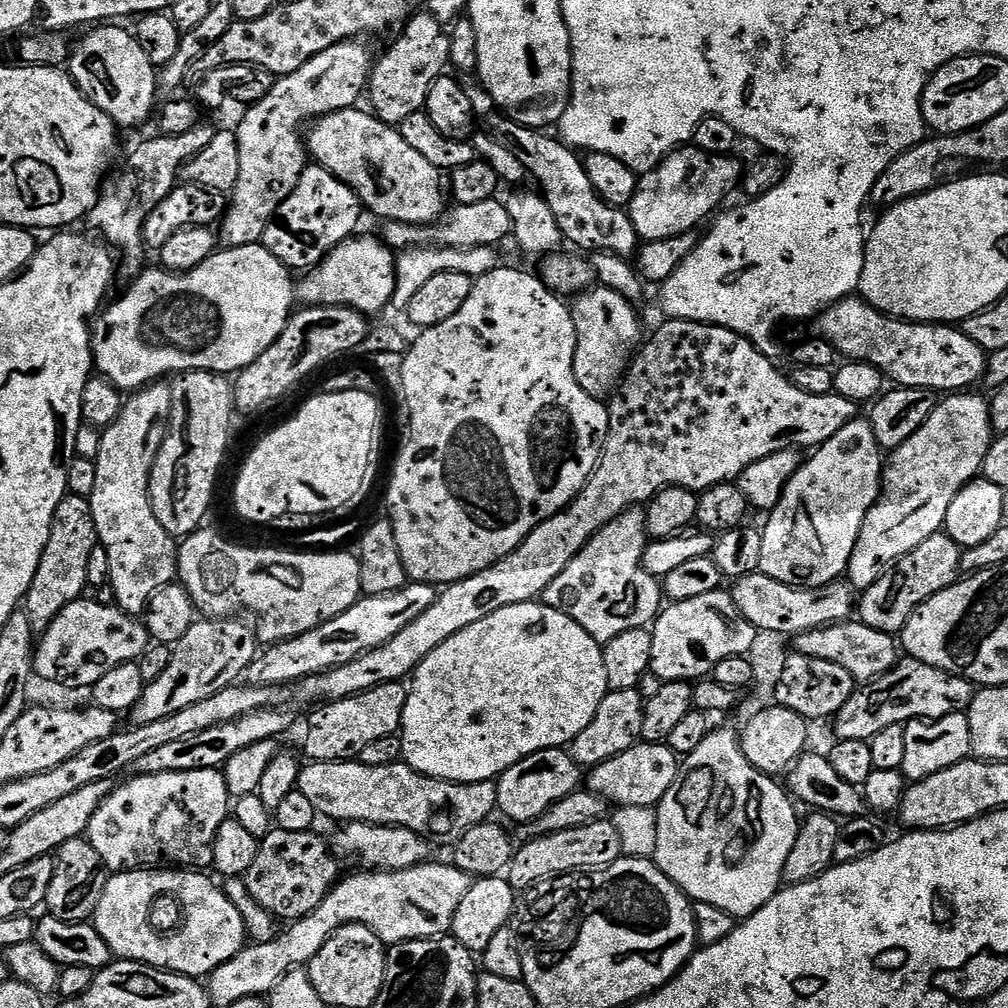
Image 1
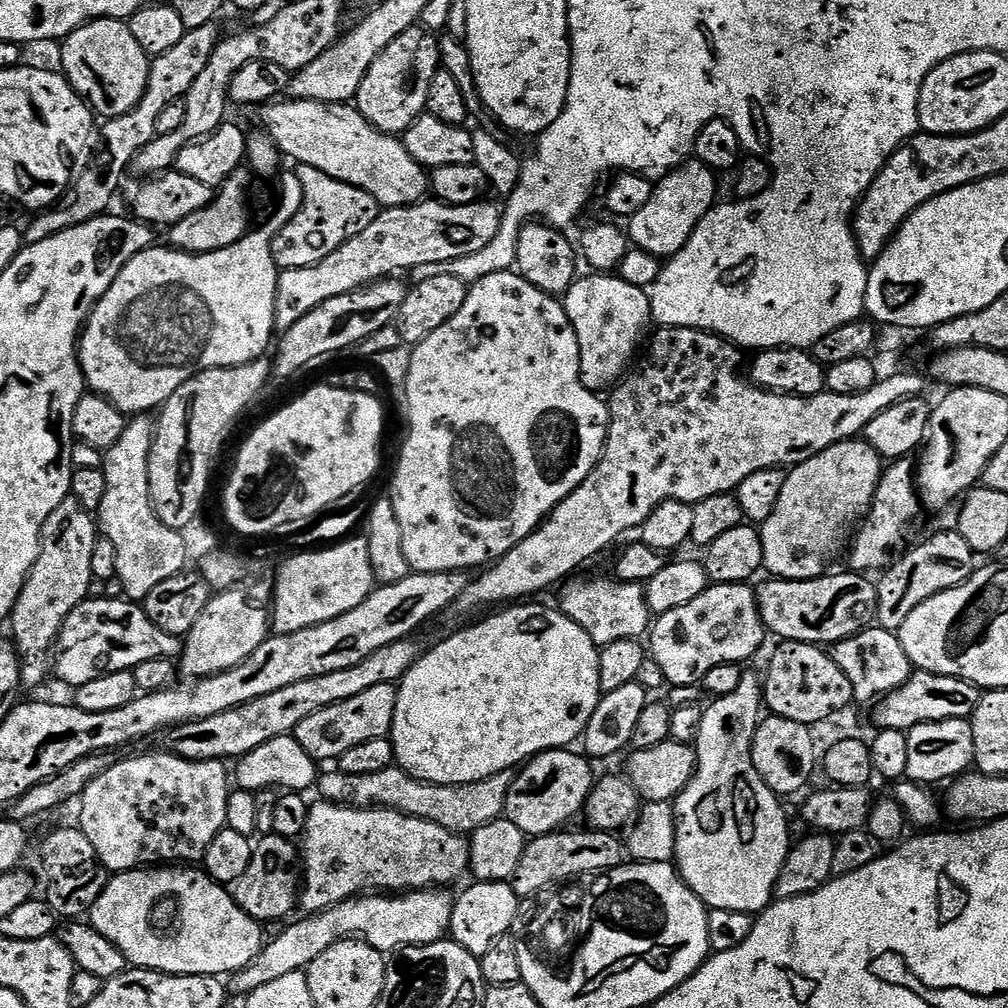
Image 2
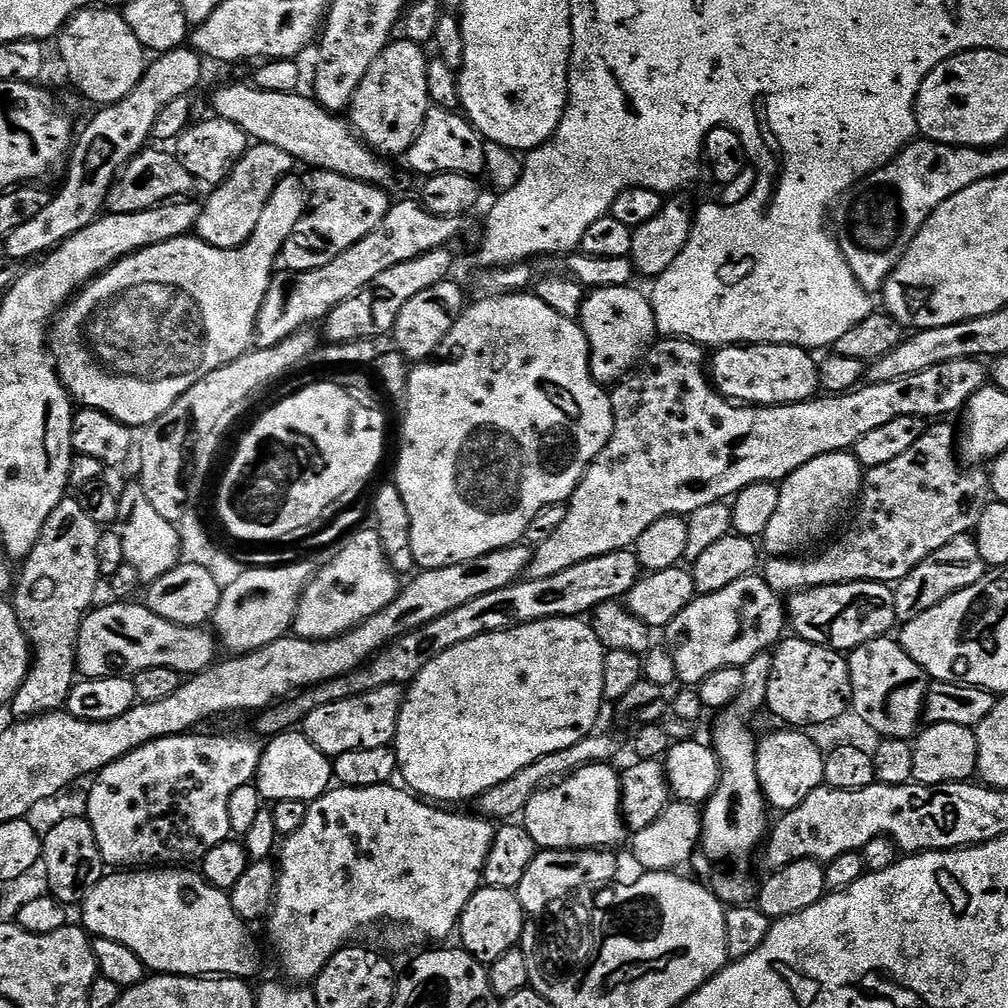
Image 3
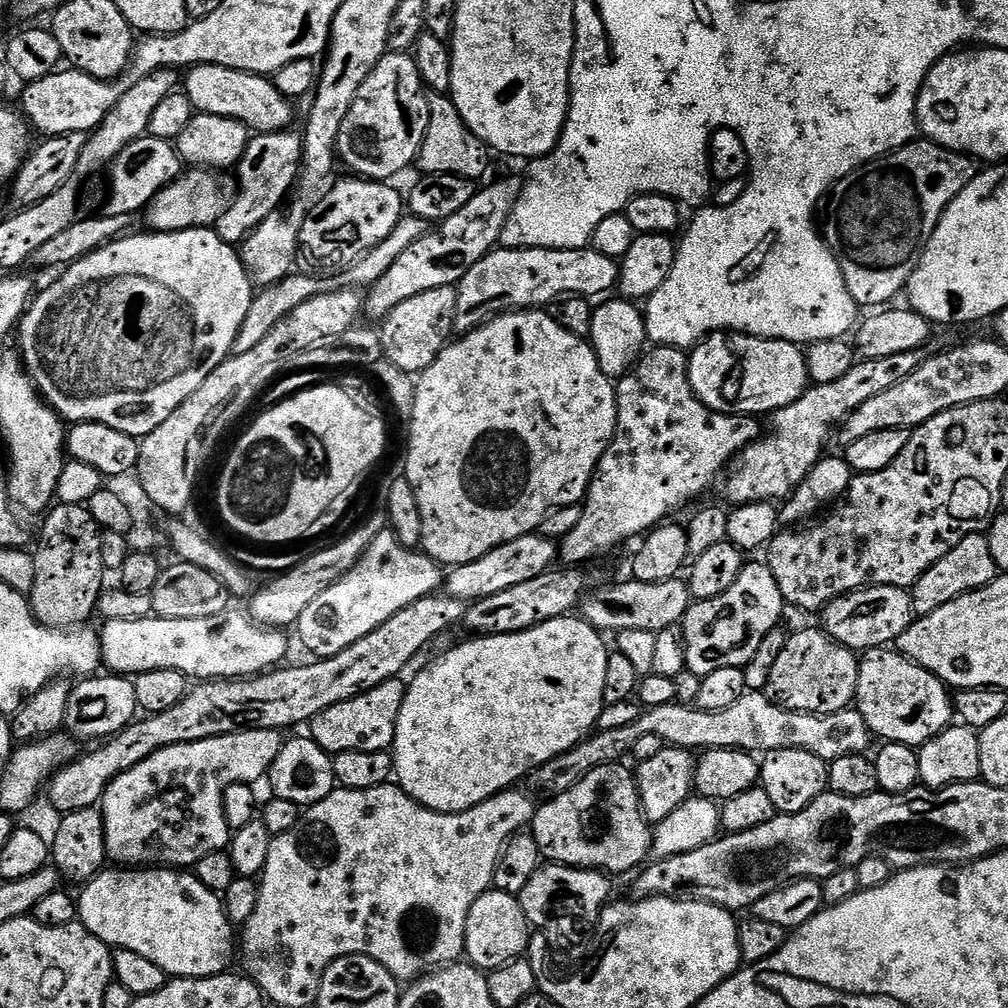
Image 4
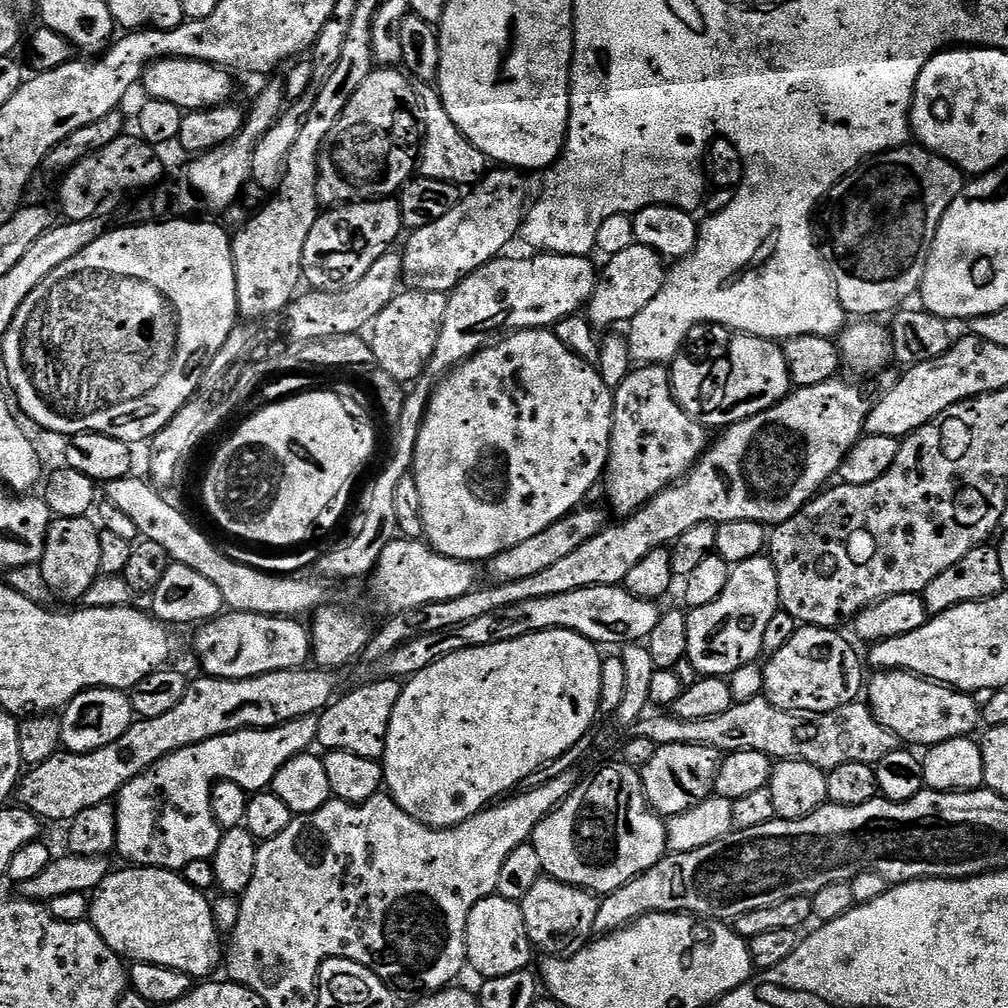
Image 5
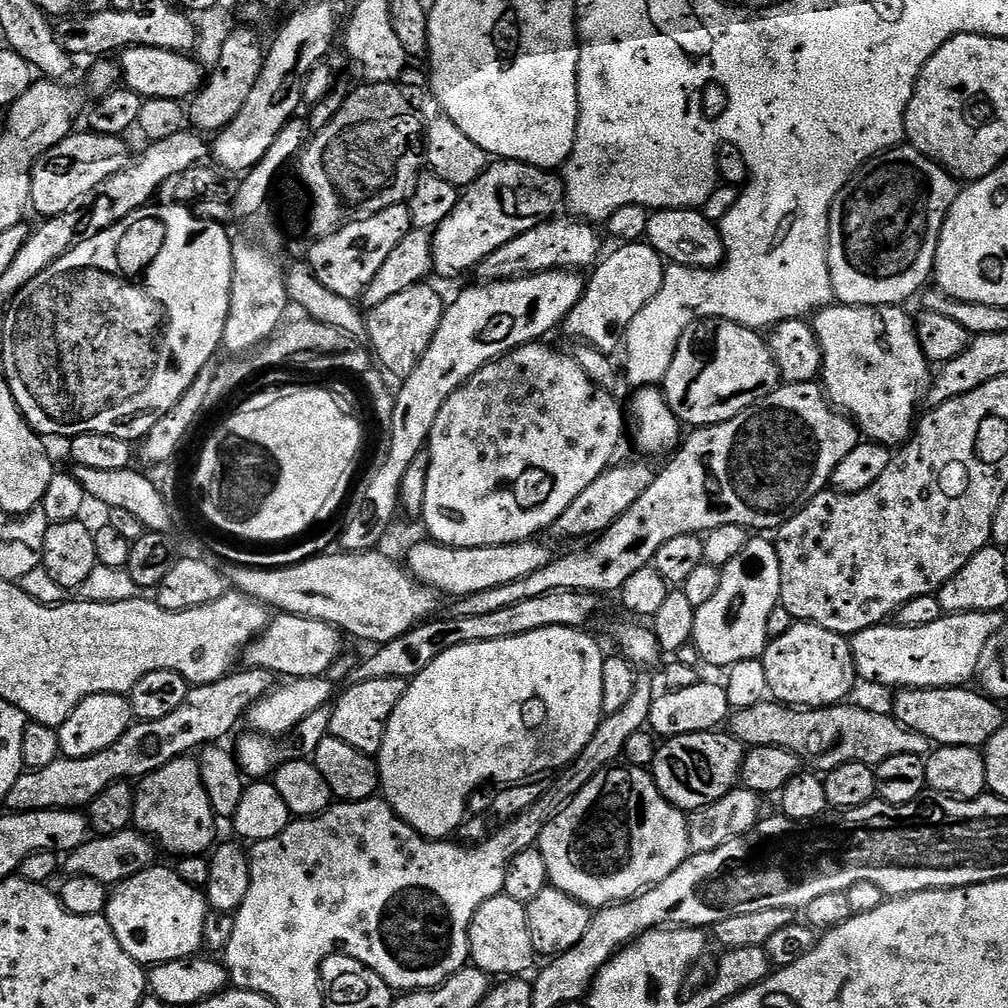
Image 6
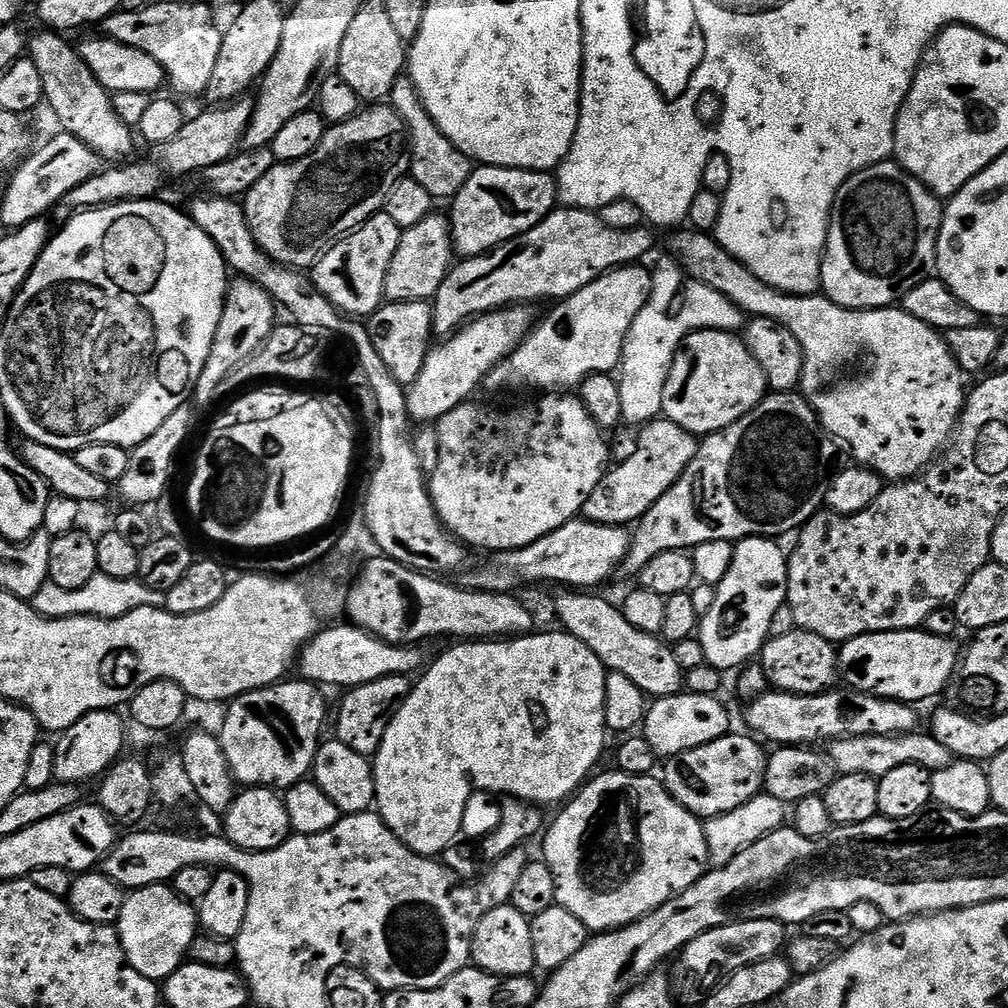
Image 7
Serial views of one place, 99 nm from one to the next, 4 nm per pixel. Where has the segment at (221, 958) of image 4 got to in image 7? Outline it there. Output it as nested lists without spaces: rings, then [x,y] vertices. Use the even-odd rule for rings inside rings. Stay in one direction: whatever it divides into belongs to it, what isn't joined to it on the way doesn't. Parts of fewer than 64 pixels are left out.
[[[155,884],[145,888],[131,889],[125,895],[122,912],[114,927],[120,936],[120,949],[126,954],[128,964],[134,966],[134,970],[138,970],[138,974],[162,982],[185,963],[190,950],[190,942],[194,942],[194,938],[198,935],[198,912],[189,901],[177,894],[175,888],[168,884]]]

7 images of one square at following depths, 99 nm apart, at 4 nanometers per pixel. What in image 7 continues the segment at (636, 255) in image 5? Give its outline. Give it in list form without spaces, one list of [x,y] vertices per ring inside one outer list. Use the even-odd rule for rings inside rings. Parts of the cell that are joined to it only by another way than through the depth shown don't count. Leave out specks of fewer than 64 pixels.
[[[643,263],[625,264],[622,268],[616,268],[613,272],[608,272],[605,276],[599,276],[594,282],[590,282],[590,286],[582,286],[582,290],[578,290],[572,296],[567,296],[562,302],[555,305],[556,308],[544,321],[537,323],[532,331],[525,336],[524,341],[516,347],[512,355],[507,356],[502,363],[497,364],[488,374],[487,383],[493,384],[496,388],[540,388],[536,390],[576,390],[579,389],[580,383],[588,376],[593,376],[599,372],[615,373],[619,369],[620,361],[624,359],[624,343],[628,337],[630,326],[634,322],[634,318],[638,318],[638,314],[648,304],[650,294],[654,291],[652,282],[652,272],[644,269]]]

